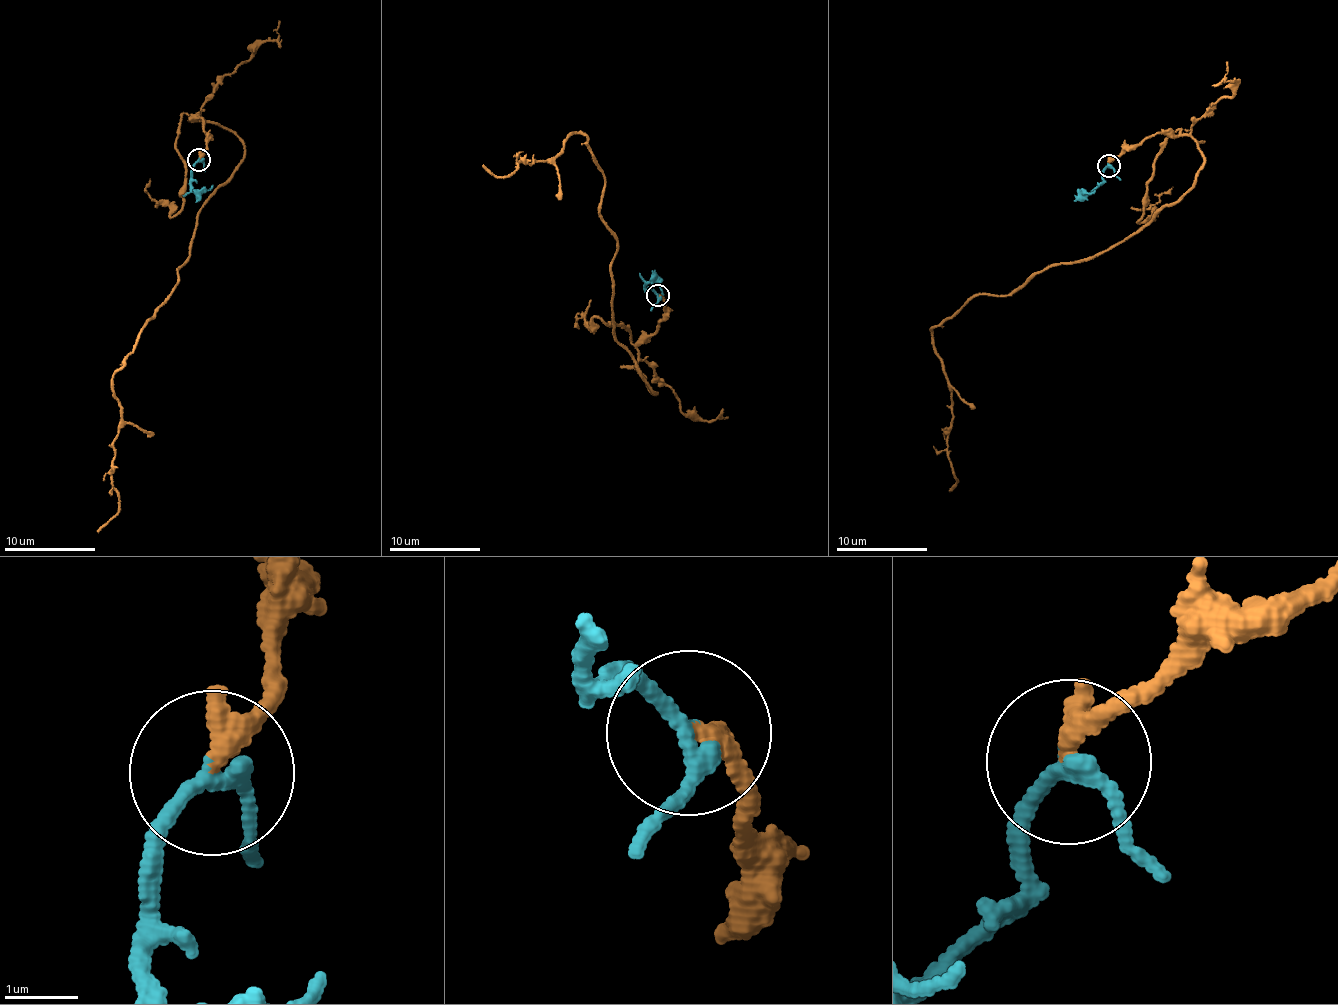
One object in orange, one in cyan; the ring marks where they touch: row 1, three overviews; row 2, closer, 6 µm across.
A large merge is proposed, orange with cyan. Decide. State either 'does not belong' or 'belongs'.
belongs

